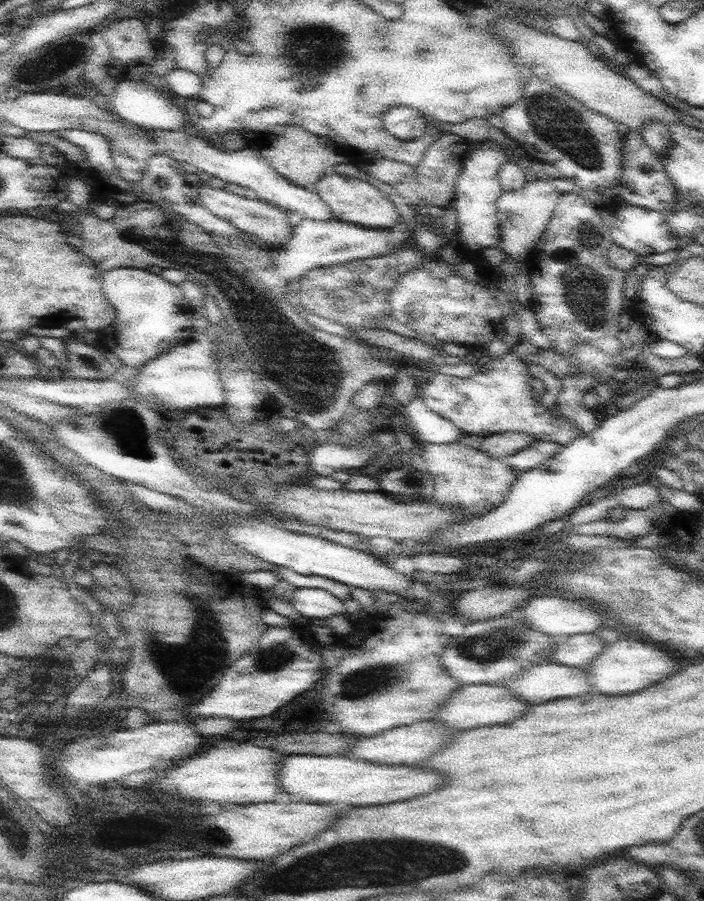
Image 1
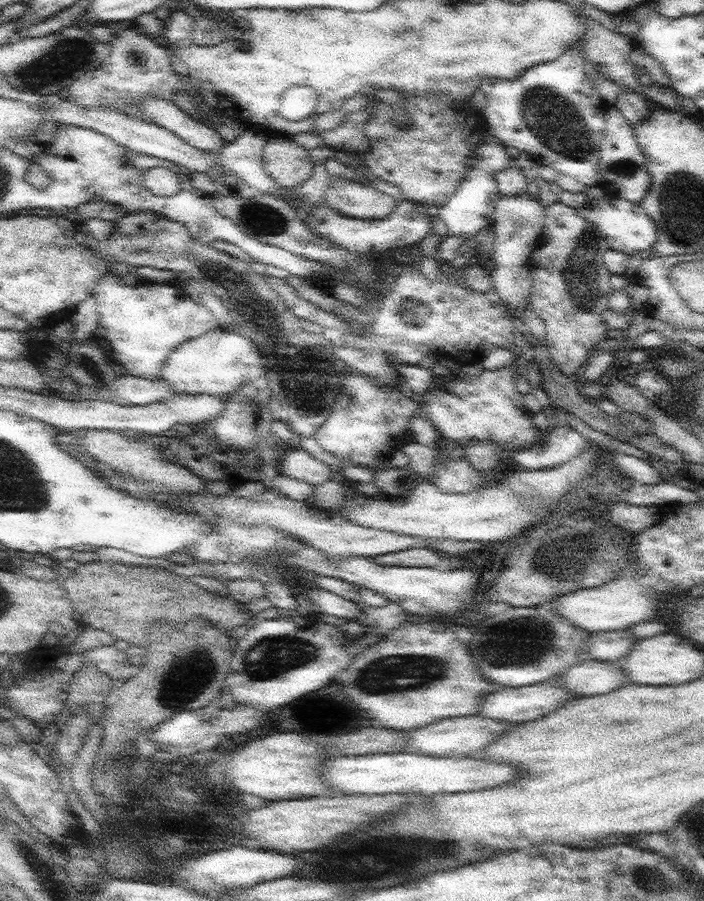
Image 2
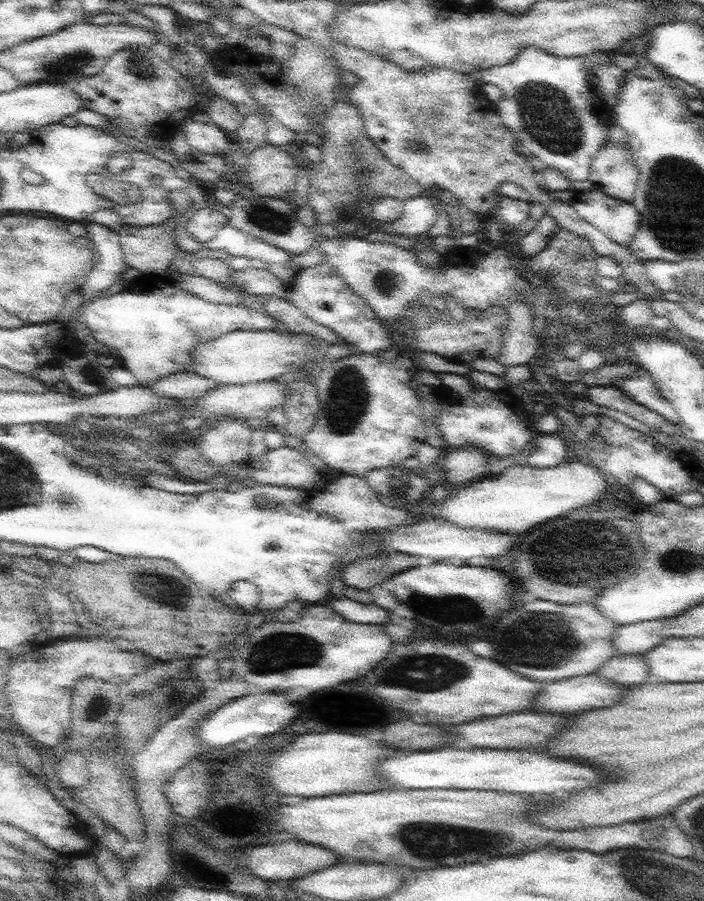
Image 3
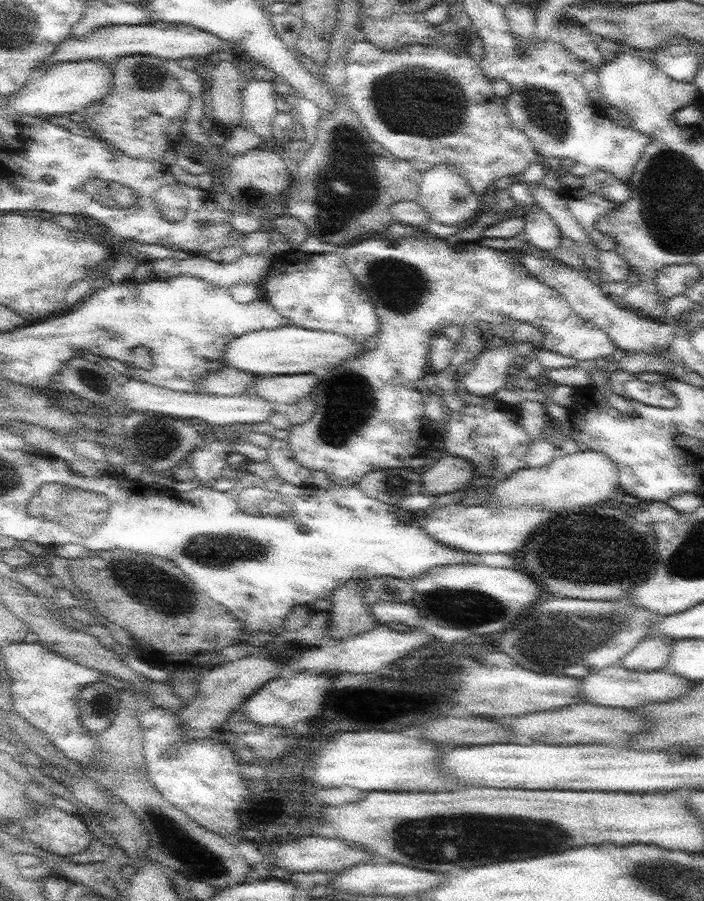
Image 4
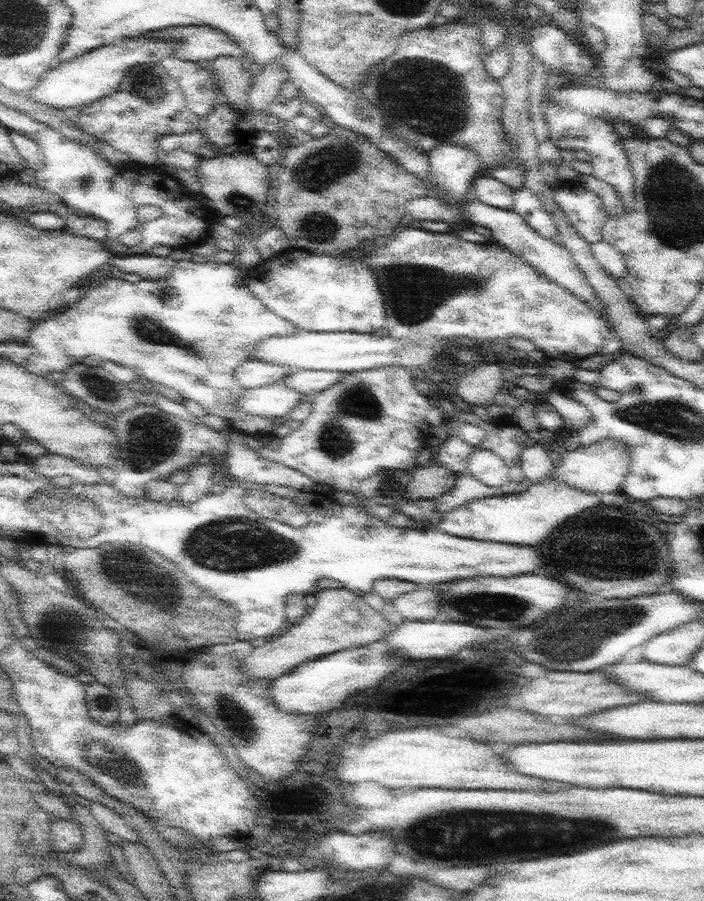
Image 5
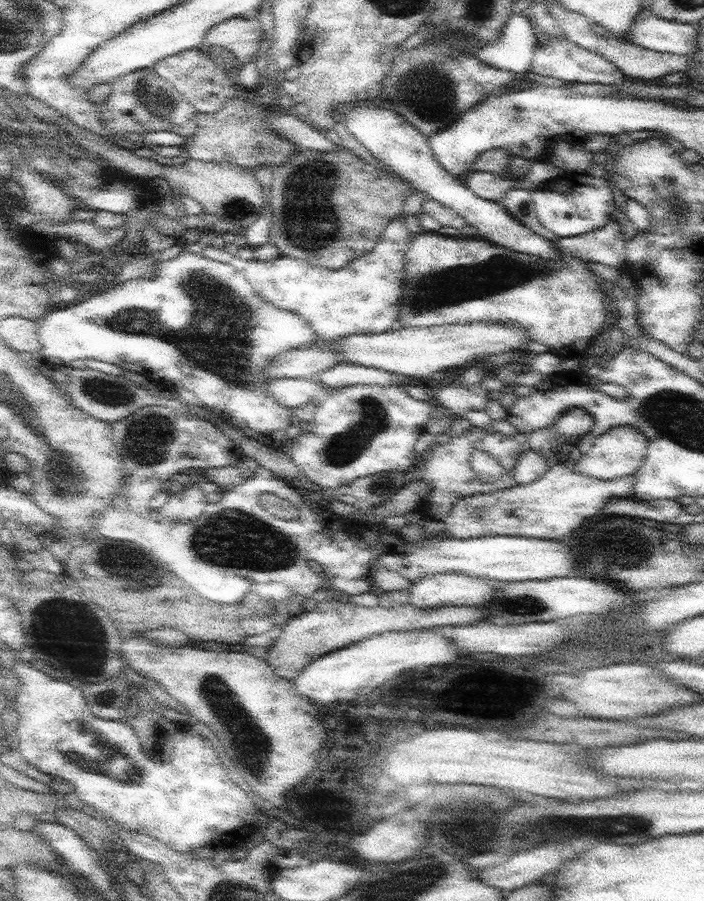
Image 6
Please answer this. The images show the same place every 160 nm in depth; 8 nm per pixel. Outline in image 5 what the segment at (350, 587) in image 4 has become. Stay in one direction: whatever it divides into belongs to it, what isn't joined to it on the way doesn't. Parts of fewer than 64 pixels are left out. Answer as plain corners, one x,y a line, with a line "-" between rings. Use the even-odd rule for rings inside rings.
346,587
322,589
316,592
315,598
316,605
310,608
310,612
300,622
294,623
288,632
282,632
275,640
255,648
243,660
241,669
247,675
274,681
298,665
333,652
372,644
383,640
390,633
384,613
372,608
360,595

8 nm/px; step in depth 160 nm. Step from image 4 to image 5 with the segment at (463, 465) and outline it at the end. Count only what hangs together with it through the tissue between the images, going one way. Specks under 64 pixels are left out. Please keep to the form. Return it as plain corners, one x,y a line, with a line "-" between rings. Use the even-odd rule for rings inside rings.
420,460
412,470
412,480
407,484
406,500
437,499
453,486
455,474
445,466
436,466
429,460
-
422,462
422,464
420,464

